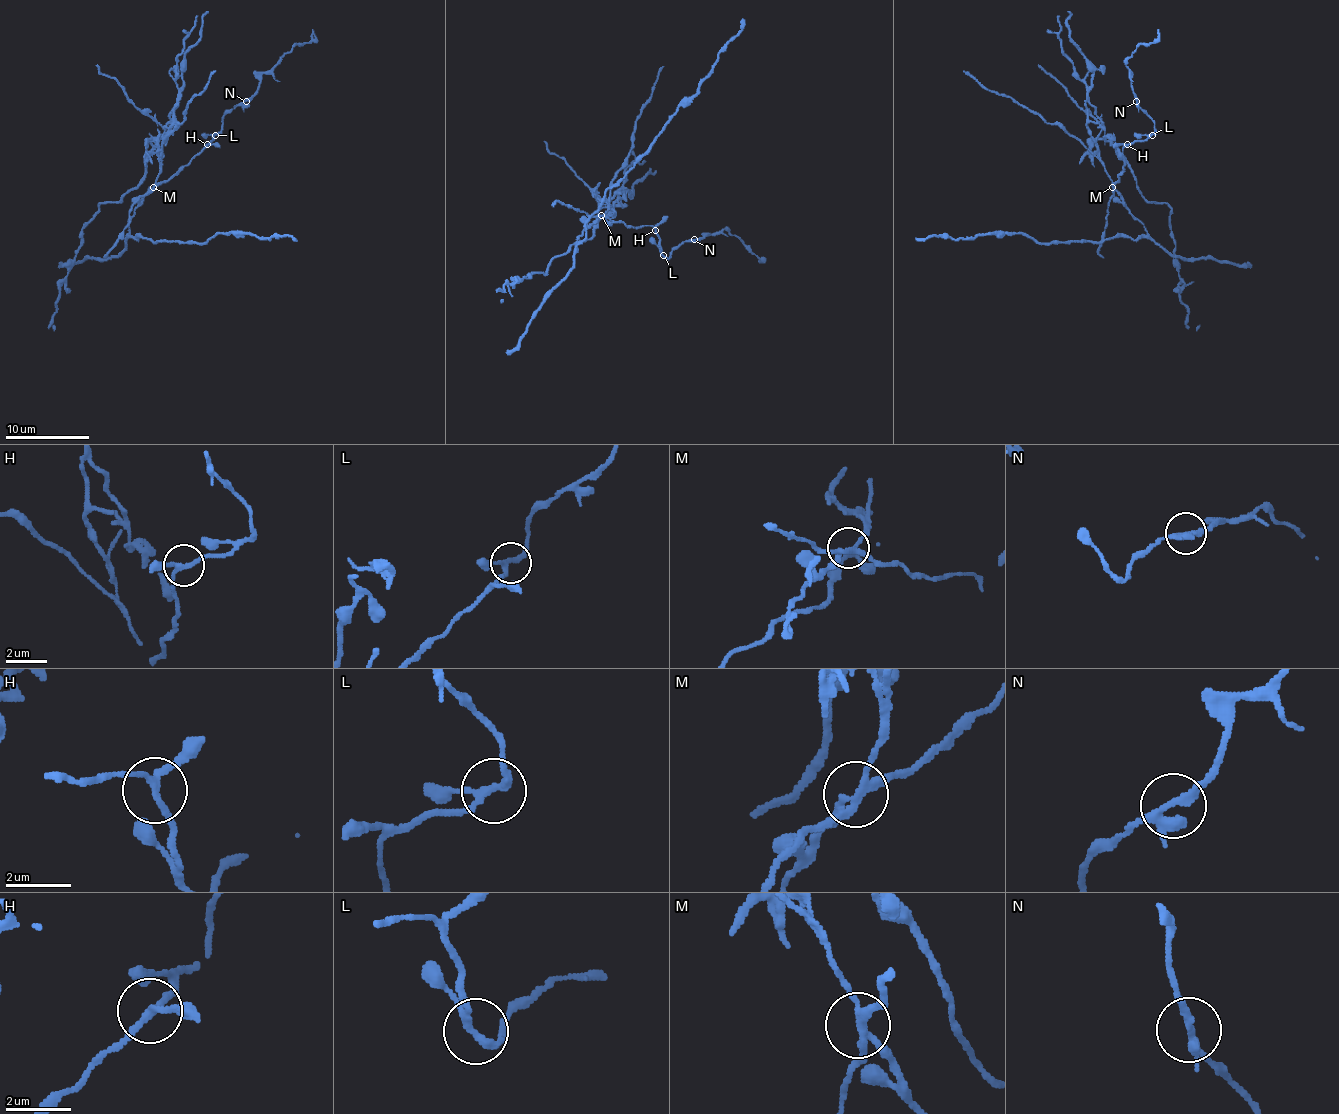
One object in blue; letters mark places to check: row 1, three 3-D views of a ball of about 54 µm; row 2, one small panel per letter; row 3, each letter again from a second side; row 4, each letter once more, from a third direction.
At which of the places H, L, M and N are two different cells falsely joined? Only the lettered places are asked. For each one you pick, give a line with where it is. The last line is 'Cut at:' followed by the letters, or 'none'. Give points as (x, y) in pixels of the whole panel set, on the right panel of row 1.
M: place (1112, 187)
Cut at: M

